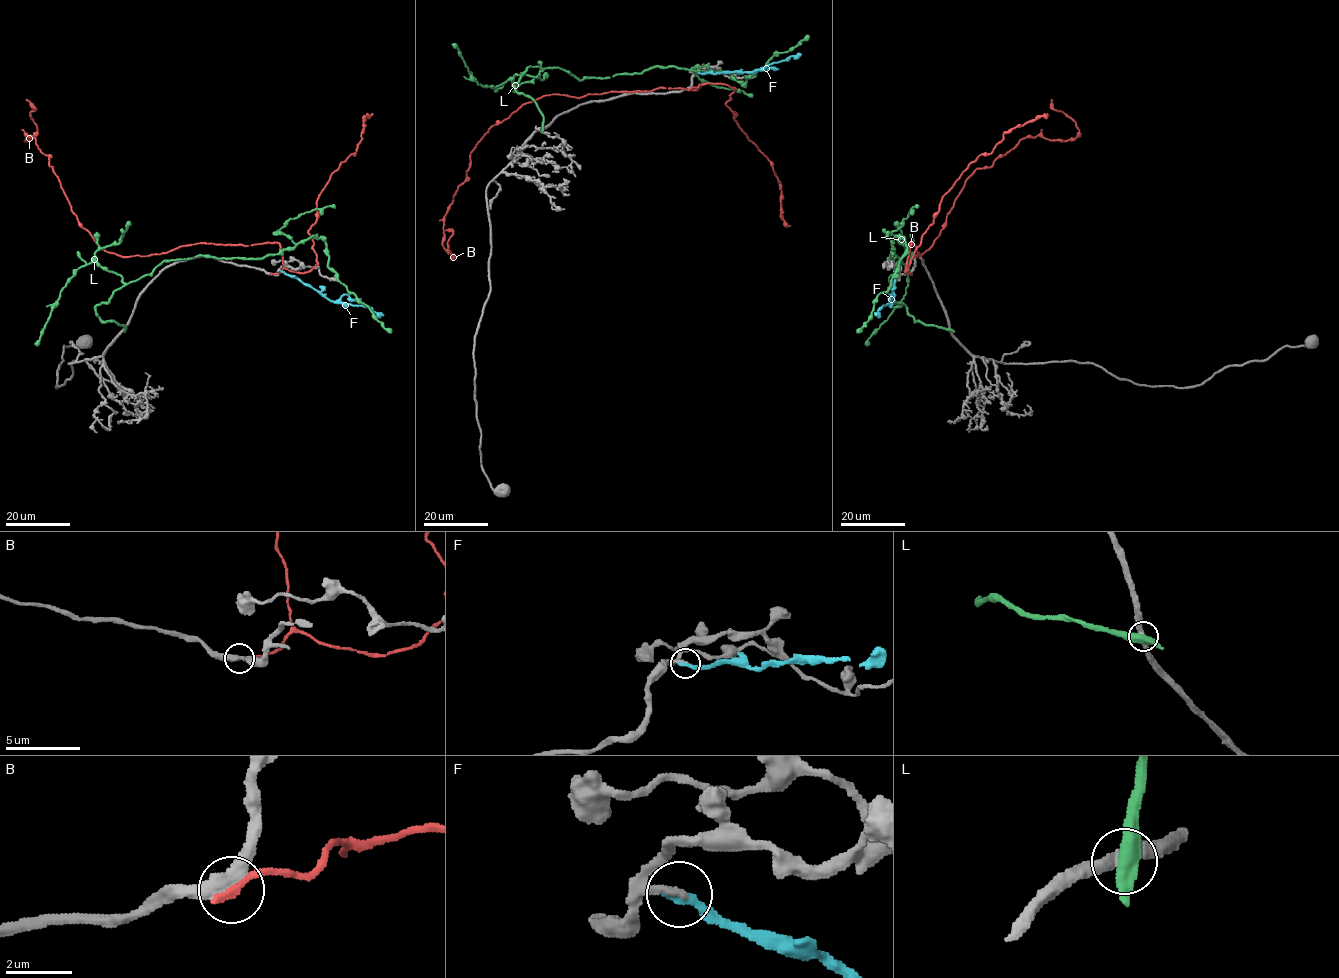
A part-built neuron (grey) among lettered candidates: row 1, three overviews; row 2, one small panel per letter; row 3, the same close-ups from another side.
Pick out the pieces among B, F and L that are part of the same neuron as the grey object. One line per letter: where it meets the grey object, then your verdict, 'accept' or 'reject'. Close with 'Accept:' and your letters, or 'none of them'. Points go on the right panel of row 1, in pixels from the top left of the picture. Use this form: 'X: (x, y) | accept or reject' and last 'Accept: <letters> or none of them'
B: (910, 274) | reject
F: (894, 271) | accept
L: (950, 329) | reject
Accept: F

